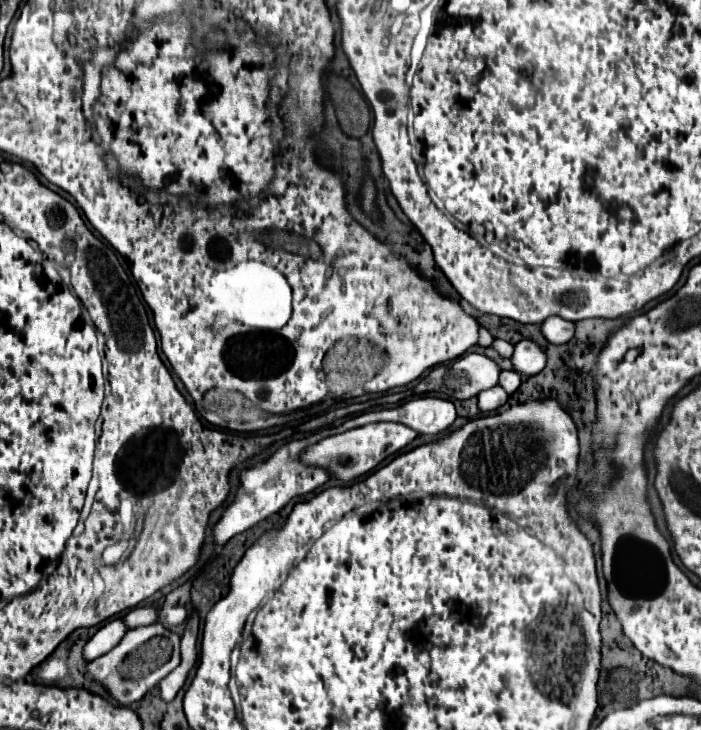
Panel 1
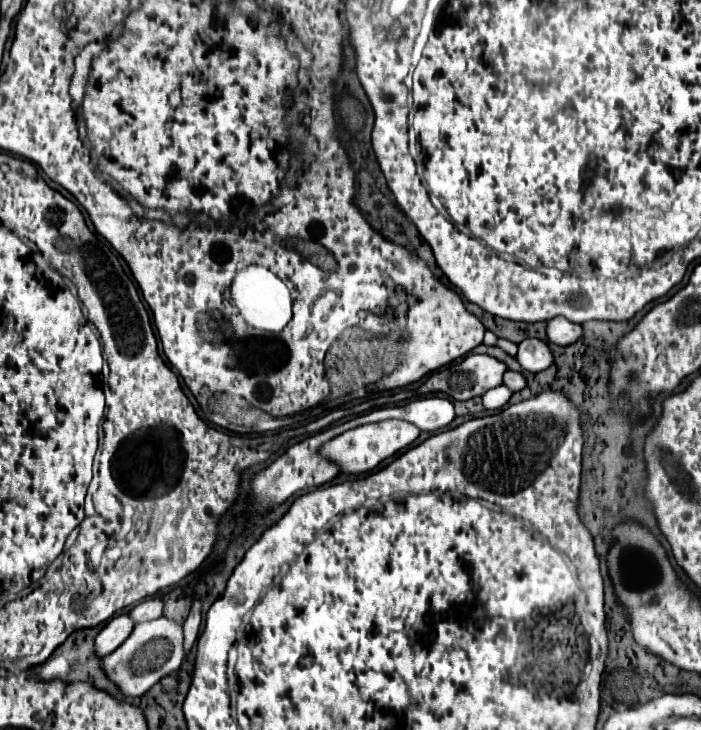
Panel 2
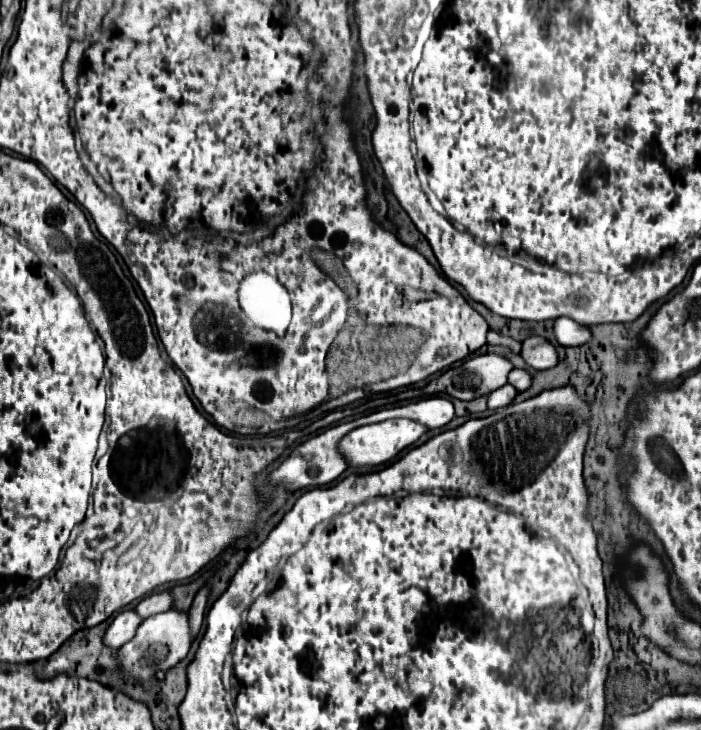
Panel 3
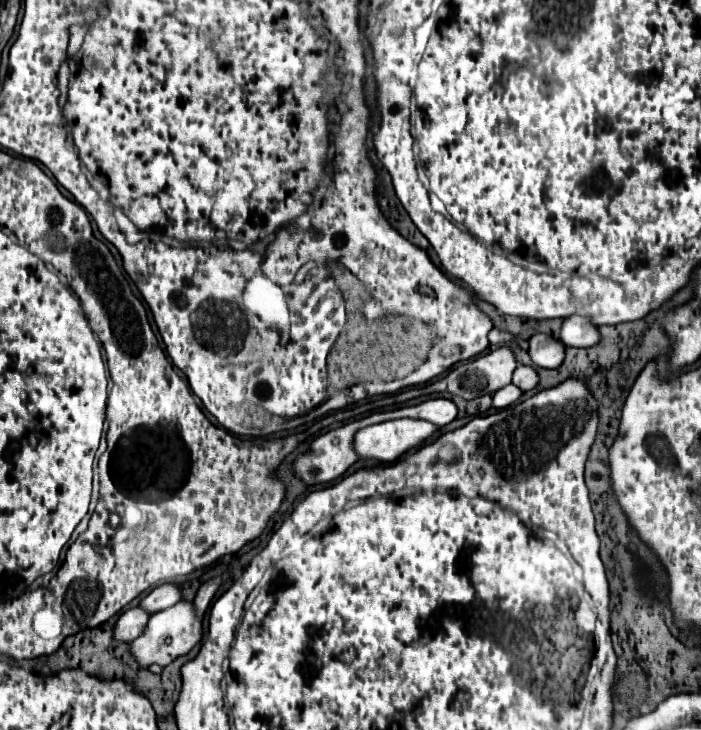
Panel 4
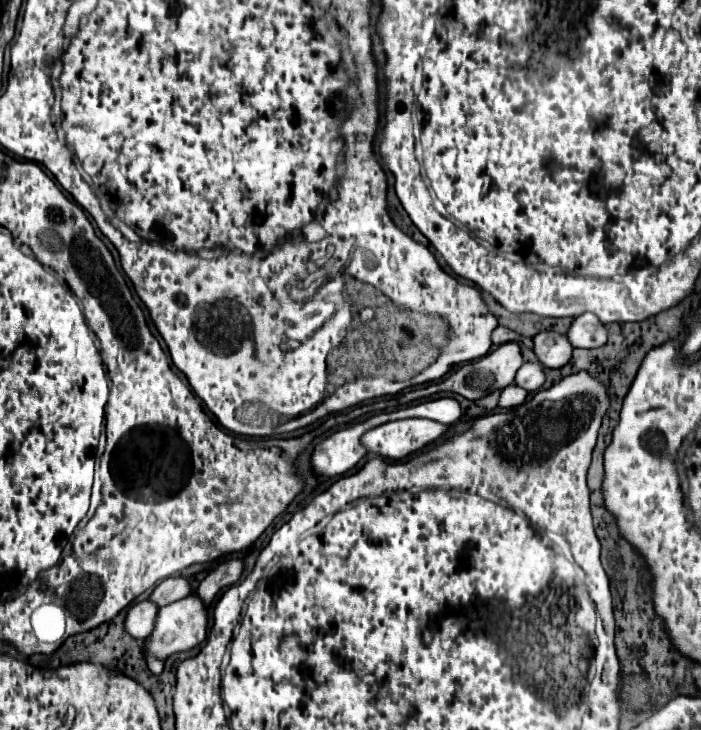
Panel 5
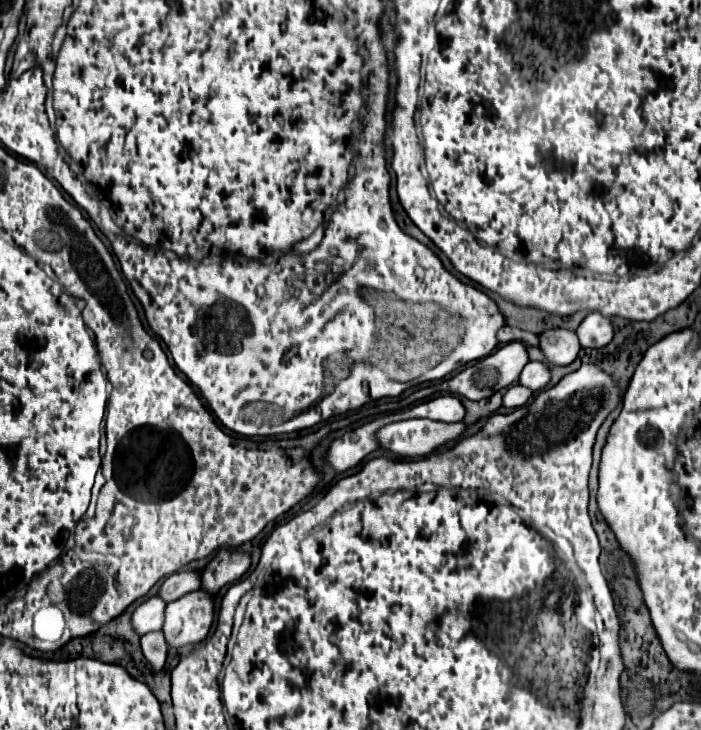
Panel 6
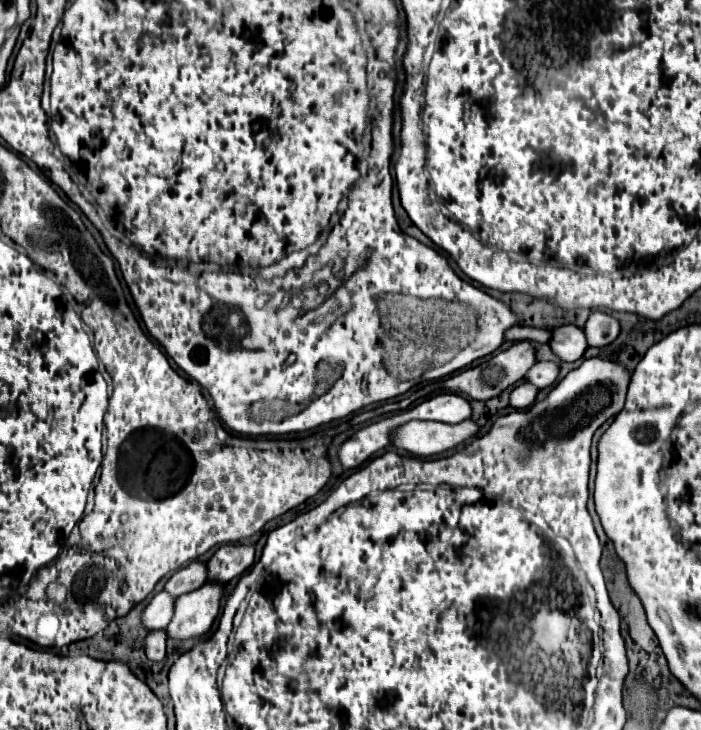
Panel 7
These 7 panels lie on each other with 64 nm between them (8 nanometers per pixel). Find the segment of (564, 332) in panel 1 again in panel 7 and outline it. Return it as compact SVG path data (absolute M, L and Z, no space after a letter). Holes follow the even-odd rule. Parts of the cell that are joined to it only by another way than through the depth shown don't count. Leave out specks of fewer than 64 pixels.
M594 310L584 324L584 332L590 346L606 346L620 334L620 322L602 310Z

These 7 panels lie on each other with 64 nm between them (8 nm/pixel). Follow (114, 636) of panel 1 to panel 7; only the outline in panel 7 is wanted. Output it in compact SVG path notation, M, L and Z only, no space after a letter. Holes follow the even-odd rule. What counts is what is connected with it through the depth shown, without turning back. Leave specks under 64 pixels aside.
M160 592L152 598L152 602L146 606L144 610L144 626L146 628L152 628L152 630L160 630L160 628L166 628L172 620L172 614L174 614L174 602L176 598L172 598L168 592Z

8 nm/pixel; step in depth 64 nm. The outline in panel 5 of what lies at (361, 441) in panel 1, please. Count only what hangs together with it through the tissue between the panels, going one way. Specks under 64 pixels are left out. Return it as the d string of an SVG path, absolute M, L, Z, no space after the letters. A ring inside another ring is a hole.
M406 418L396 422L386 422L362 436L362 444L368 452L380 454L384 458L406 458L414 452L424 450L428 444L436 442L448 432L450 426L424 420L424 418Z

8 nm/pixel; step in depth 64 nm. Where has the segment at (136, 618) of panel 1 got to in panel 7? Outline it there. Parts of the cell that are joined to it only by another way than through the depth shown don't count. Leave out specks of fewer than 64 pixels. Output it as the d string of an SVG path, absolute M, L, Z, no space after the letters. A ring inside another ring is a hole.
M192 562L190 566L178 570L168 582L166 582L166 592L172 596L182 596L186 592L192 592L200 588L208 580L206 564L204 562Z

